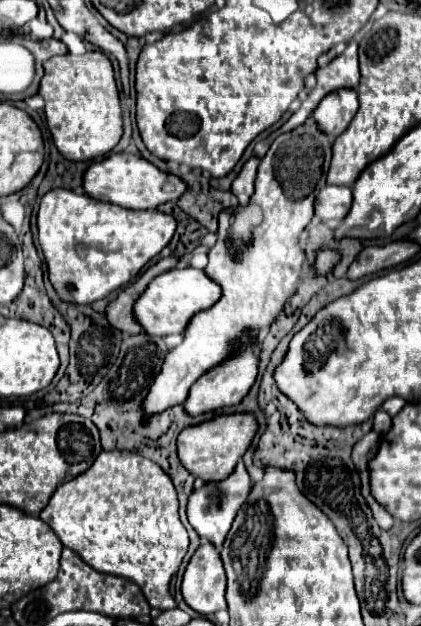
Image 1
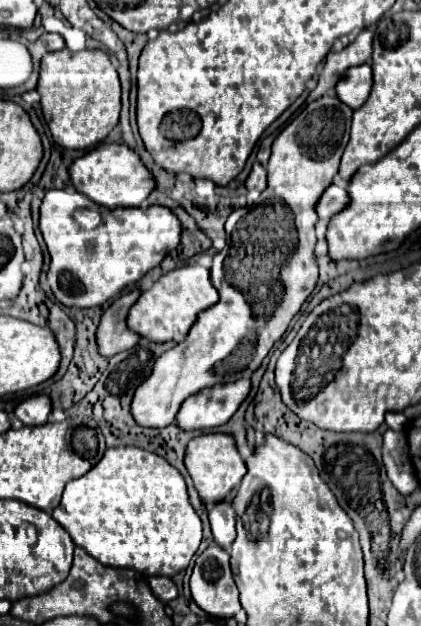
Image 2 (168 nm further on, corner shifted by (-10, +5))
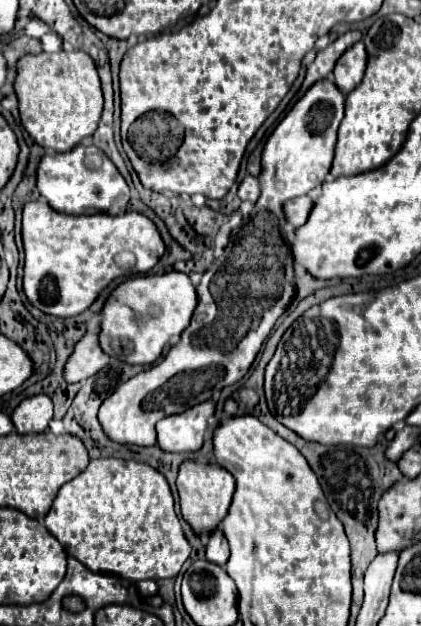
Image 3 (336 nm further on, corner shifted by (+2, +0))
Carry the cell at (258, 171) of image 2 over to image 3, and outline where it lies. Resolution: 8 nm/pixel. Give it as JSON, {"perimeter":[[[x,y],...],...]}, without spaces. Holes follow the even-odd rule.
{"perimeter":[[[246,175],[246,177],[242,179],[240,187],[238,187],[238,197],[240,197],[242,201],[252,201],[252,203],[256,203],[258,195],[260,195],[258,179],[252,177],[252,175]]]}

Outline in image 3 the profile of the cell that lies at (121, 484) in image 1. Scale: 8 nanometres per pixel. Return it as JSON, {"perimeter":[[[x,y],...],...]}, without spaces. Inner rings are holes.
{"perimeter":[[[90,459],[84,473],[64,483],[46,515],[48,531],[60,541],[64,551],[96,573],[114,573],[130,581],[176,577],[192,547],[184,537],[174,511],[174,499],[166,479],[146,463],[122,459]]]}

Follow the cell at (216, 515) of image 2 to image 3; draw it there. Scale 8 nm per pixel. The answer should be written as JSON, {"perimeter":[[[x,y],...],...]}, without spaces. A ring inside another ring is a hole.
{"perimeter":[[[216,527],[210,535],[208,535],[208,543],[206,543],[206,559],[216,563],[216,565],[224,565],[228,561],[228,541],[224,539],[224,533],[220,531],[220,527]]]}

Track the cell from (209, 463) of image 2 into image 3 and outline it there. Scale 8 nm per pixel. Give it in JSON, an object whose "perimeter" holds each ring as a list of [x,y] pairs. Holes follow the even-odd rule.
{"perimeter":[[[188,459],[180,463],[178,467],[178,479],[176,479],[178,495],[180,495],[180,511],[182,517],[192,525],[192,529],[200,533],[210,533],[220,525],[220,519],[228,513],[232,493],[234,493],[234,477],[224,471],[220,465],[212,463],[198,463],[194,459]]]}

